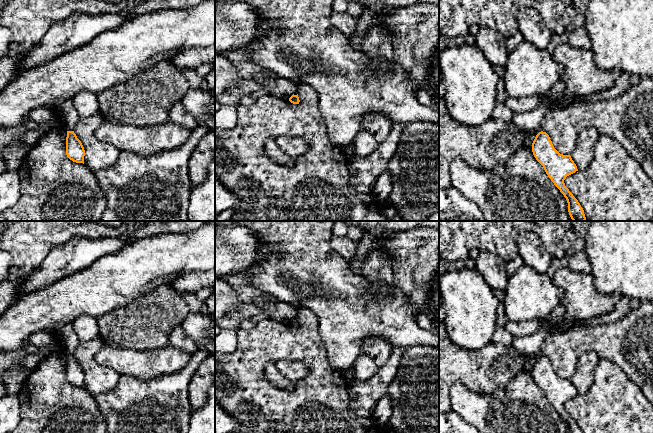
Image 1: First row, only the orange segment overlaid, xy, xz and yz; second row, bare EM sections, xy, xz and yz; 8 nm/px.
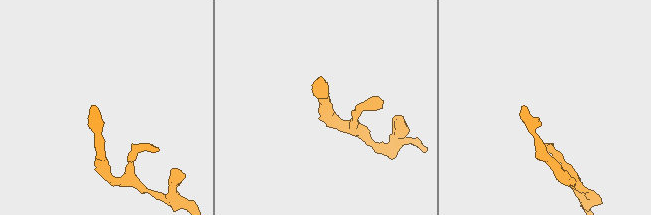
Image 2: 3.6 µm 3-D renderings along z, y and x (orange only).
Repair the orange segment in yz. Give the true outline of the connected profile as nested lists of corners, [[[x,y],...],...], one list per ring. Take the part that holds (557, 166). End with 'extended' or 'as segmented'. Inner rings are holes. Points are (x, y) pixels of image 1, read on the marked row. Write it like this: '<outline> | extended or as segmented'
[[[543,131],[536,135],[532,143],[532,152],[536,160],[543,166],[548,177],[566,198],[571,219],[585,221],[583,208],[564,183],[567,176],[578,171],[571,156],[560,154],[554,148],[549,135]]] | as segmented

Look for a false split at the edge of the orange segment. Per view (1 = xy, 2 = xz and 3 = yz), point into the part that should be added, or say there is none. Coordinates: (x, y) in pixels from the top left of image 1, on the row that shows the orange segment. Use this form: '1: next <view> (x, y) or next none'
1: next none
2: next none
3: next none

